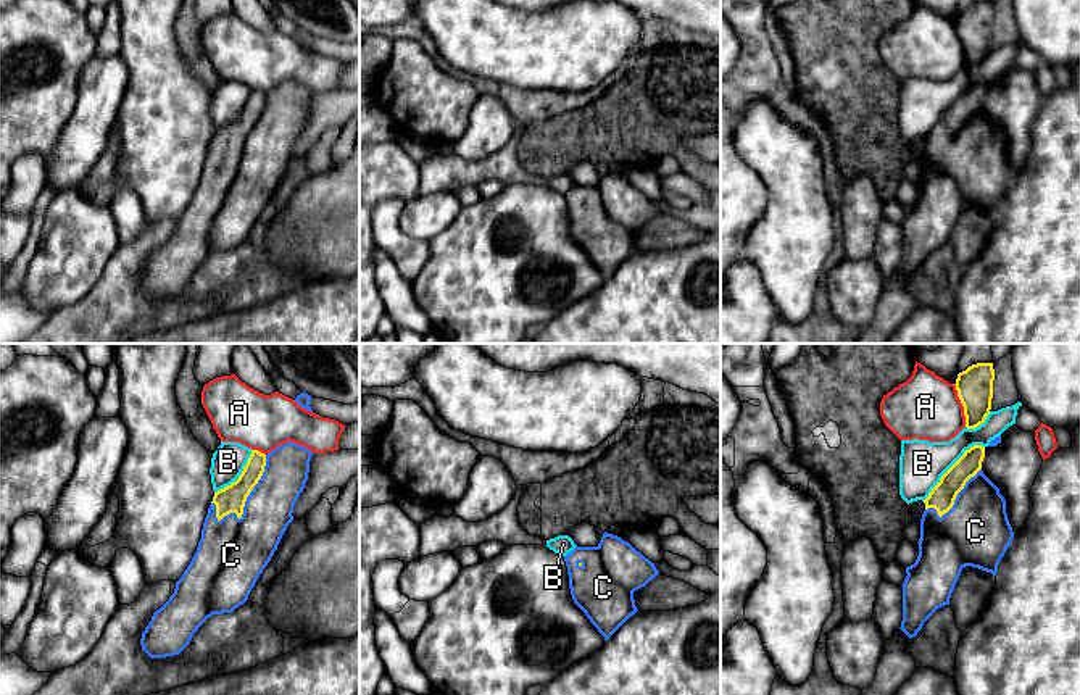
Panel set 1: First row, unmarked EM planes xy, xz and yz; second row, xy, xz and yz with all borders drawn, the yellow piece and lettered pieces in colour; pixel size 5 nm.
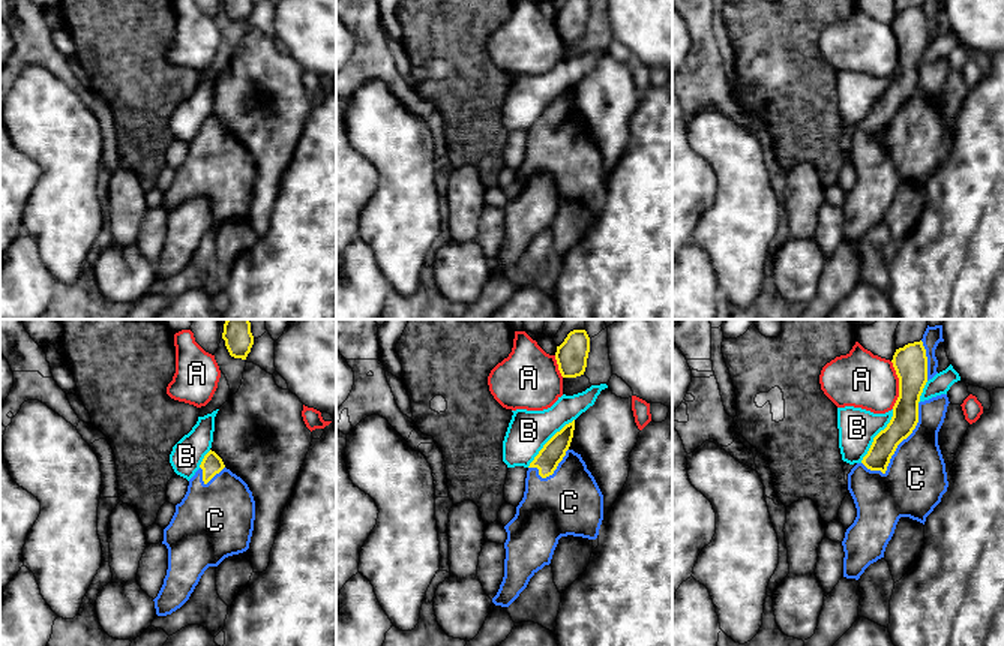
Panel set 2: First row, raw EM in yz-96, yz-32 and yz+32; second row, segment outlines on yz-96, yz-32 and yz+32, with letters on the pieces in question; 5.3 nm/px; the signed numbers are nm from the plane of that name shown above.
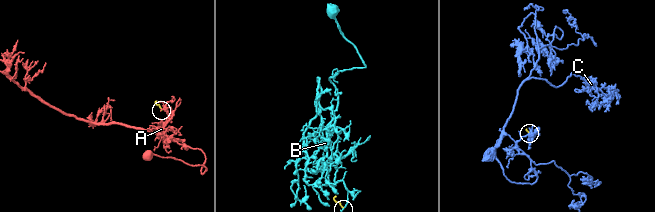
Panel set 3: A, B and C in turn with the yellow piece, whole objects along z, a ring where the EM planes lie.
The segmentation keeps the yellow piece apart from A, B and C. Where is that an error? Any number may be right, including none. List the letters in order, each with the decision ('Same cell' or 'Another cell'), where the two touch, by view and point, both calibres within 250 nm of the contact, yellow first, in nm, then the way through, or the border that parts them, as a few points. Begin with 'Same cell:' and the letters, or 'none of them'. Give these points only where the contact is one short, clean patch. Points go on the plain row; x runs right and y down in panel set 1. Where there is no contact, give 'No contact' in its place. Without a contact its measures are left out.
Same cell: C
A: Another cell. Touches yellow at yz (963, 44). Thickness 180 nm (yellow) against 320 nm. Boundary: yz (953, 23), (963, 45), (966, 65)
B: Another cell. Touches yellow at yz (951, 105). Thickness 130 nm (yellow) against 240 nm
C: Same cell. Touches yellow at xy (247, 134). Thickness 140 nm (yellow) against 280 nm

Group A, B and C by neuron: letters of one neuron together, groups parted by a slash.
A / B / C

